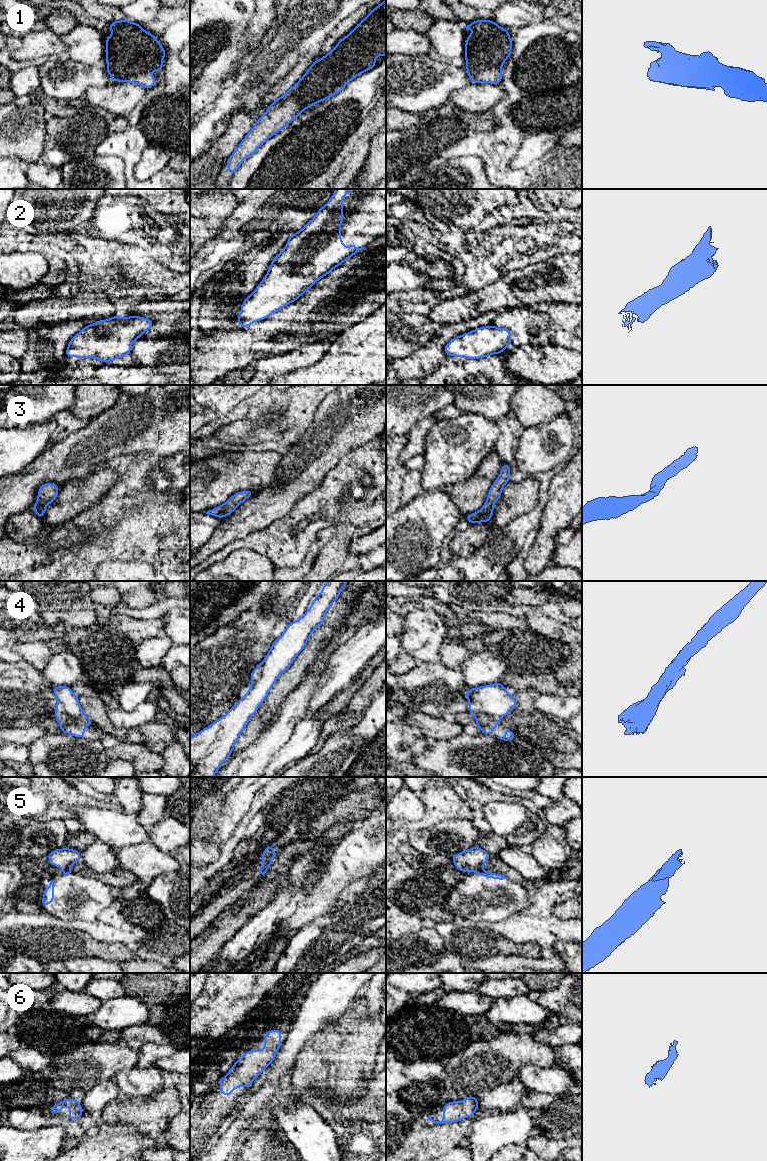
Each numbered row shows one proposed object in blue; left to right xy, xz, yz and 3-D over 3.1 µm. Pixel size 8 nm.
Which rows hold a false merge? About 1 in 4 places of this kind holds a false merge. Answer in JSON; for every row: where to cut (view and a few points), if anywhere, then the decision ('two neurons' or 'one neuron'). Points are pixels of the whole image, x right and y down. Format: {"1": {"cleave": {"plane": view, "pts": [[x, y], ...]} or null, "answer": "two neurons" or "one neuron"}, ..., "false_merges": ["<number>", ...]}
{"1": {"cleave": null, "answer": "one neuron"}, "2": {"cleave": null, "answer": "one neuron"}, "3": {"cleave": null, "answer": "one neuron"}, "4": {"cleave": {"plane": "yz", "pts": [[469, 703], [477, 703], [485, 712], [501, 717]]}, "answer": "two neurons"}, "5": {"cleave": {"plane": "yz", "pts": [[481, 868], [476, 871]]}, "answer": "two neurons"}, "6": {"cleave": null, "answer": "one neuron"}, "false_merges": ["4", "5"]}

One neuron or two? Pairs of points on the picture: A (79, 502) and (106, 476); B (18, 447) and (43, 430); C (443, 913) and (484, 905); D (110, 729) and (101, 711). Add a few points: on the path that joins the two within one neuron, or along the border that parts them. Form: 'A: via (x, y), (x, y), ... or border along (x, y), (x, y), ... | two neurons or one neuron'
A: via (86, 495), (99, 483) | one neuron
B: via (24, 445), (30, 443), (37, 436) | one neuron
C: border along (445, 907), (456, 916) | two neurons
D: via (106, 725), (101, 720), (101, 715) | one neuron

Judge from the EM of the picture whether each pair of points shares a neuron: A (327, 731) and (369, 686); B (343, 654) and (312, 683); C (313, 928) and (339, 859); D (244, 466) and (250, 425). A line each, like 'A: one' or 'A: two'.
A: one
B: one
C: two
D: two

